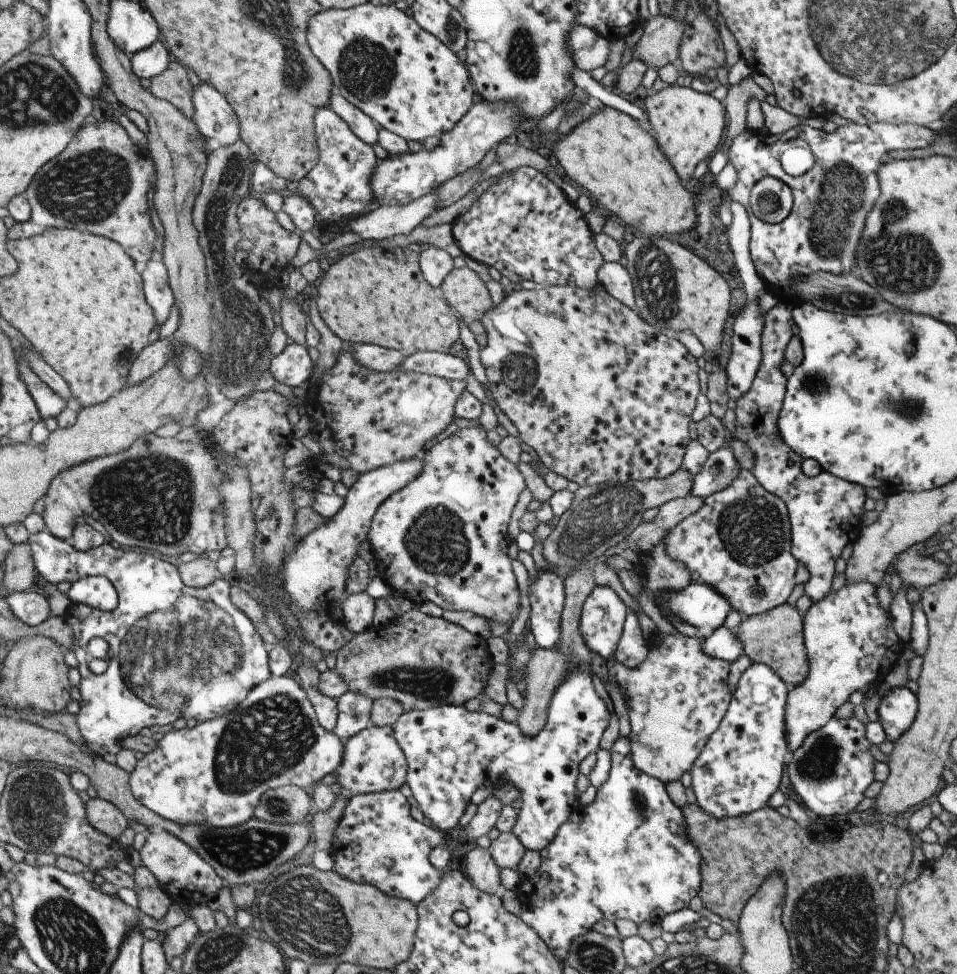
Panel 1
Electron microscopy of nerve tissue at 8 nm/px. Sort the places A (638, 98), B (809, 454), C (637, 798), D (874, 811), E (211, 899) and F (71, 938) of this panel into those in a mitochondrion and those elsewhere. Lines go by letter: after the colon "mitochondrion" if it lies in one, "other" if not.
A: other
B: other
C: mitochondrion
D: other
E: other
F: mitochondrion

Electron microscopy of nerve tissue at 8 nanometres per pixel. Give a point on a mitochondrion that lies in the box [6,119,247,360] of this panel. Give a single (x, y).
(86, 190)

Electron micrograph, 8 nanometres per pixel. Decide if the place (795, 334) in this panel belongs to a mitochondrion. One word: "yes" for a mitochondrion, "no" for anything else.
no

